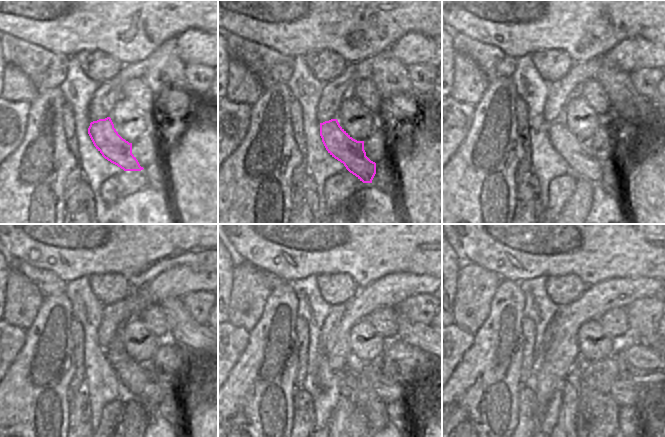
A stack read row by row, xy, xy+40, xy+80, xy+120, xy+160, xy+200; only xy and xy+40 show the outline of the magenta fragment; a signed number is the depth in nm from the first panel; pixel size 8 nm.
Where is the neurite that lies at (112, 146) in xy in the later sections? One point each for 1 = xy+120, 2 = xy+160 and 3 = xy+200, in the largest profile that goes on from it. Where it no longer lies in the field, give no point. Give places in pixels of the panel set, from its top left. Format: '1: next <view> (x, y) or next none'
1: next xy+120 (135, 379)
2: next xy+160 (389, 391)
3: next xy+200 (626, 393)

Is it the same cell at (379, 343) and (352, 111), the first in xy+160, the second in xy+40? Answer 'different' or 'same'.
same

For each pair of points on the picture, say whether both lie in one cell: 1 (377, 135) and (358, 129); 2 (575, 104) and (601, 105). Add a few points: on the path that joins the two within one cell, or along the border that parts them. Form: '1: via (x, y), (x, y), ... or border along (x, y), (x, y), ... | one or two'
1: border along (383, 122), (363, 140) | two
2: border along (580, 94), (601, 116), (605, 115) | two

